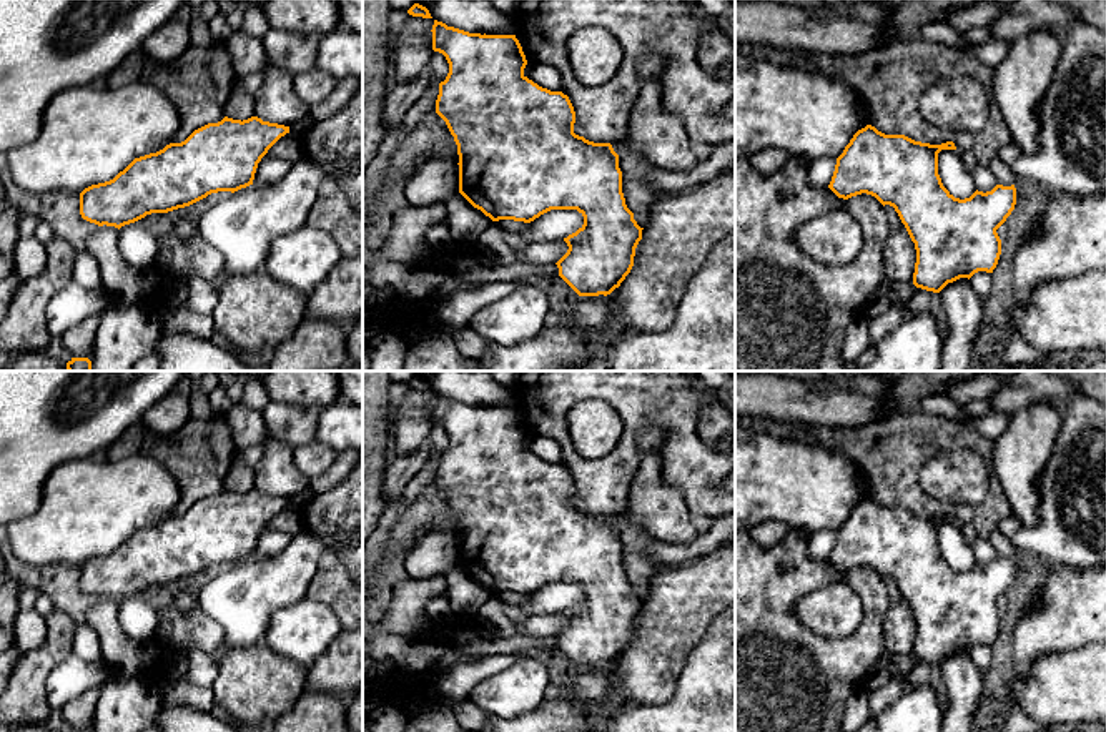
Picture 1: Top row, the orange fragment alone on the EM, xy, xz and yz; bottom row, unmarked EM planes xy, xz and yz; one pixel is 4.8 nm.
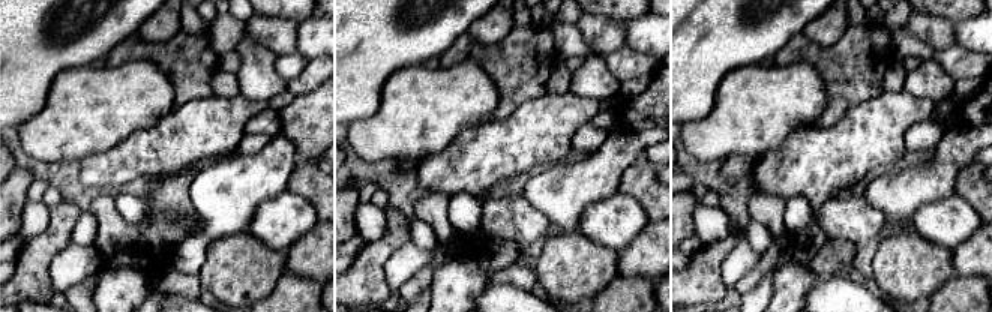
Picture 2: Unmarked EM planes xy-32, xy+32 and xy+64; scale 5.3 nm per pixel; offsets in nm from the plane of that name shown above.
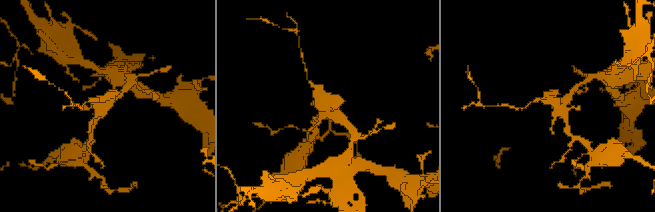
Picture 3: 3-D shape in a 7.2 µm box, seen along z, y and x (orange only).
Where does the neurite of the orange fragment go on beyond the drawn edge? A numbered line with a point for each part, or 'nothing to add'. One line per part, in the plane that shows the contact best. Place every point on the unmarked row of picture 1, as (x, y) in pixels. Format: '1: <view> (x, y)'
nothing to add

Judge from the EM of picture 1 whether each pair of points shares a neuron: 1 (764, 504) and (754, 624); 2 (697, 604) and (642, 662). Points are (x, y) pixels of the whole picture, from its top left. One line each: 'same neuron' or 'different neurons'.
1: different neurons
2: same neuron

